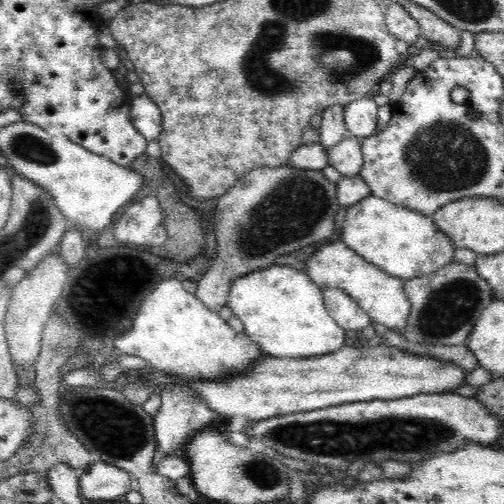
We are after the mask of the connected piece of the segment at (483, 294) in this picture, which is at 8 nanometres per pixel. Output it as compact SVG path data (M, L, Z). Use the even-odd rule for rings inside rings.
M452 261L426 276L405 279L405 293L410 301L410 316L401 336L418 344L465 344L480 314L493 301L488 283L477 273L475 265Z

